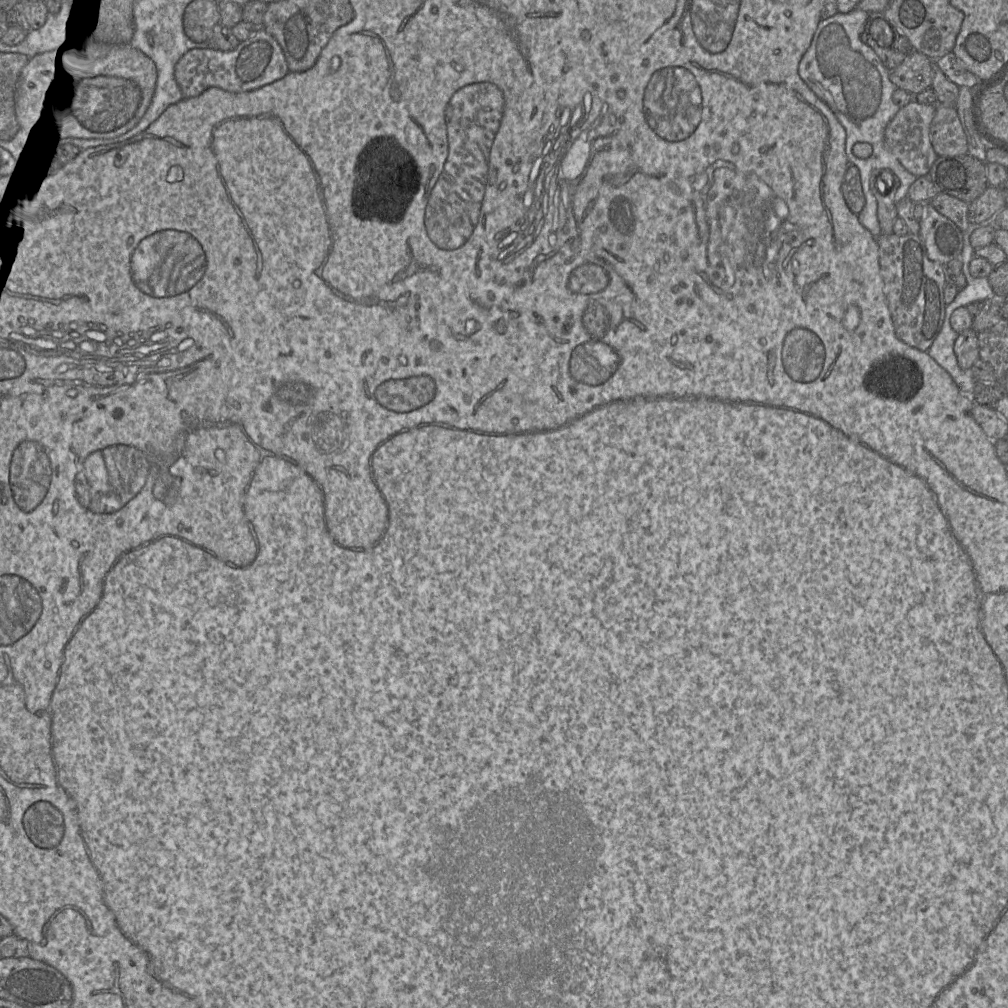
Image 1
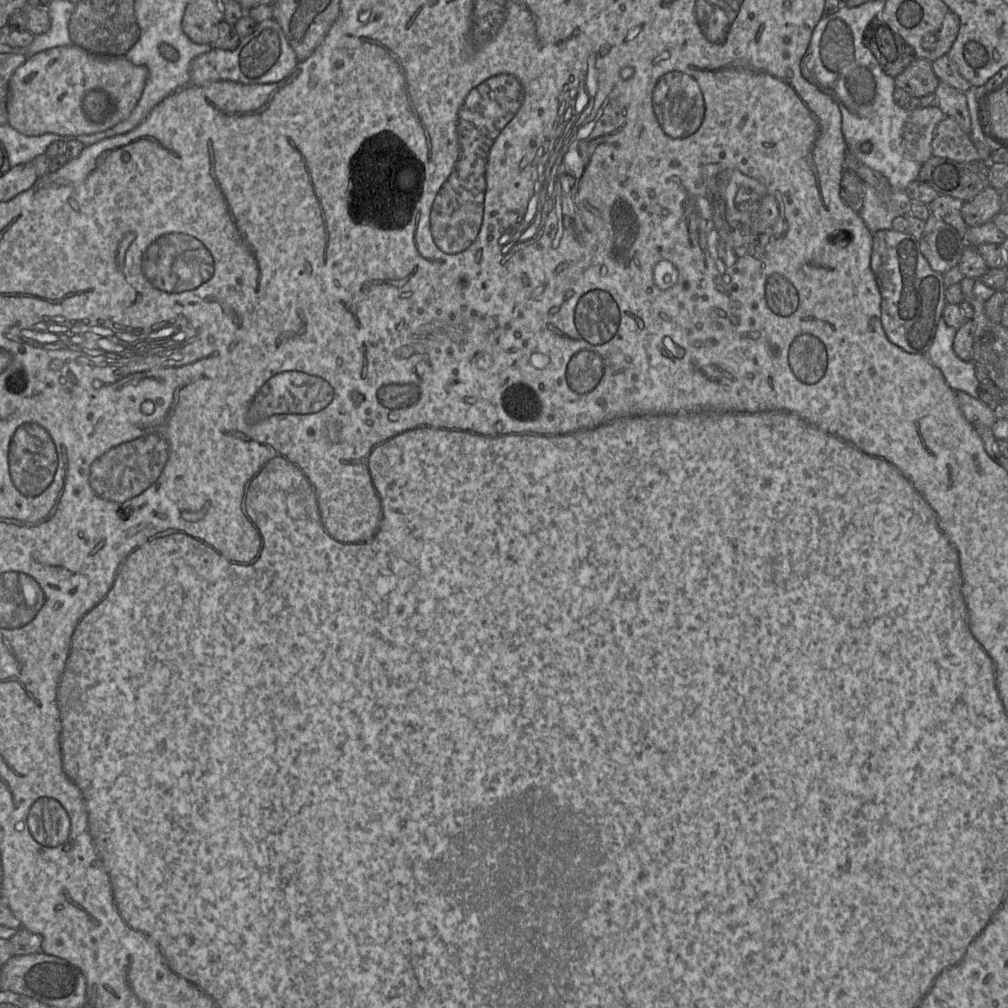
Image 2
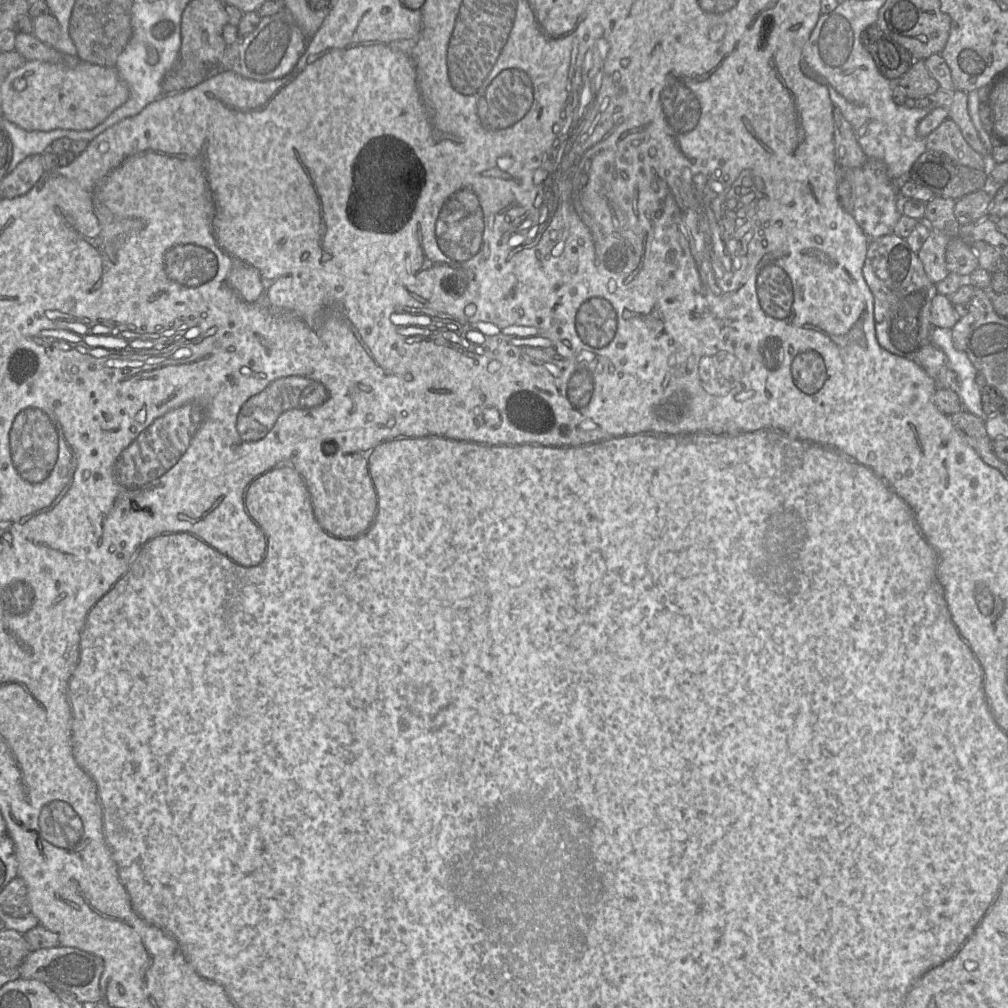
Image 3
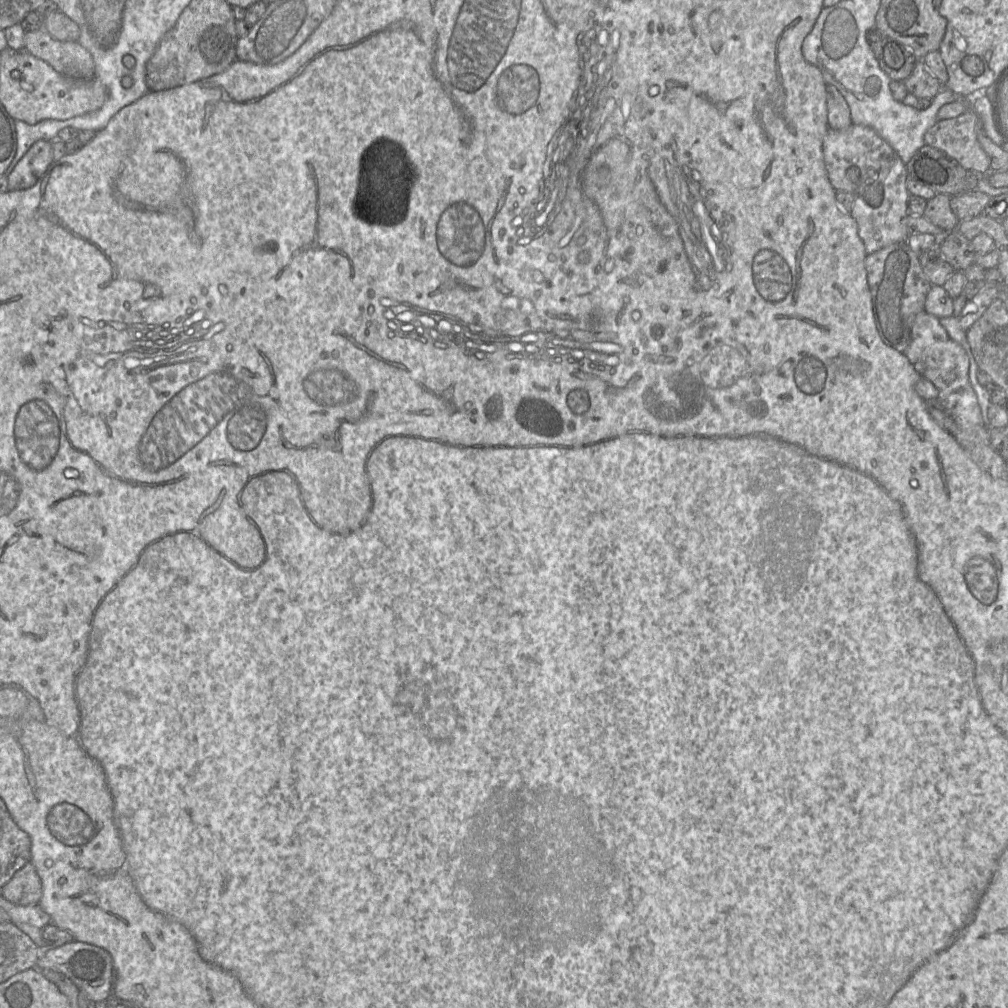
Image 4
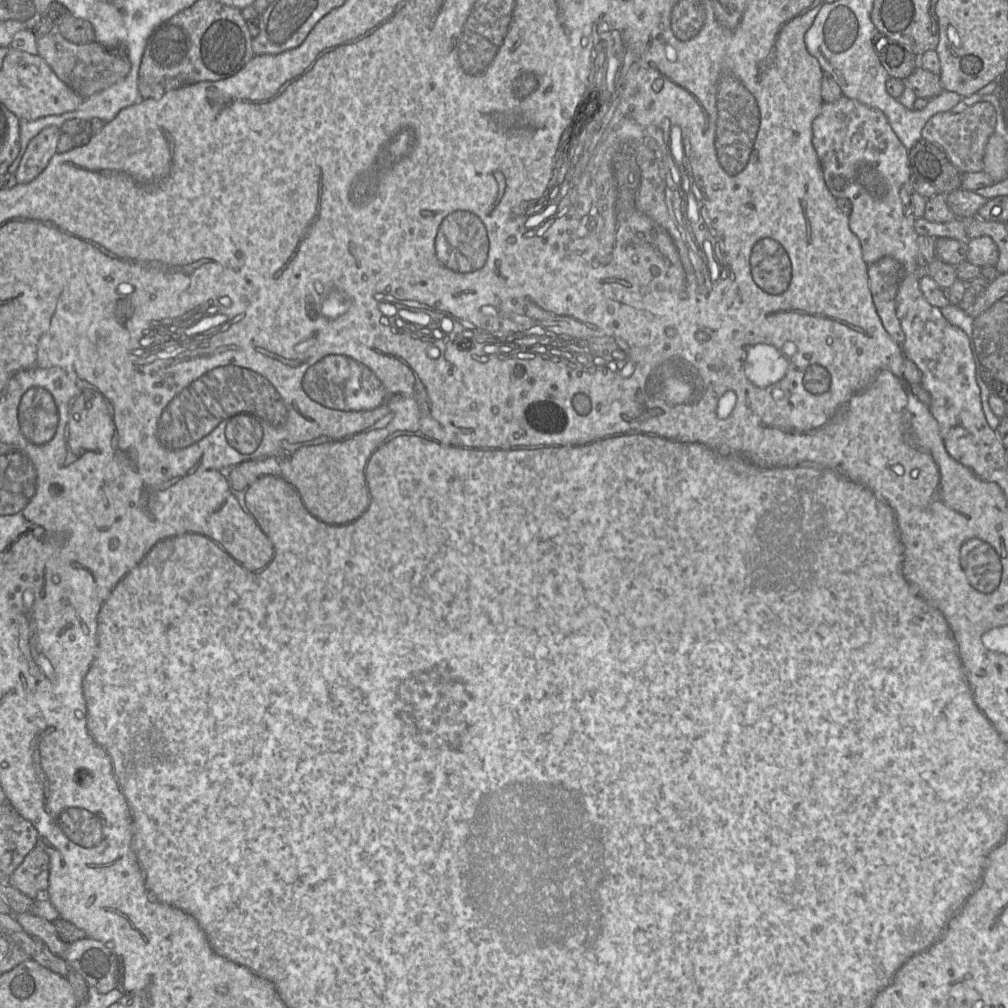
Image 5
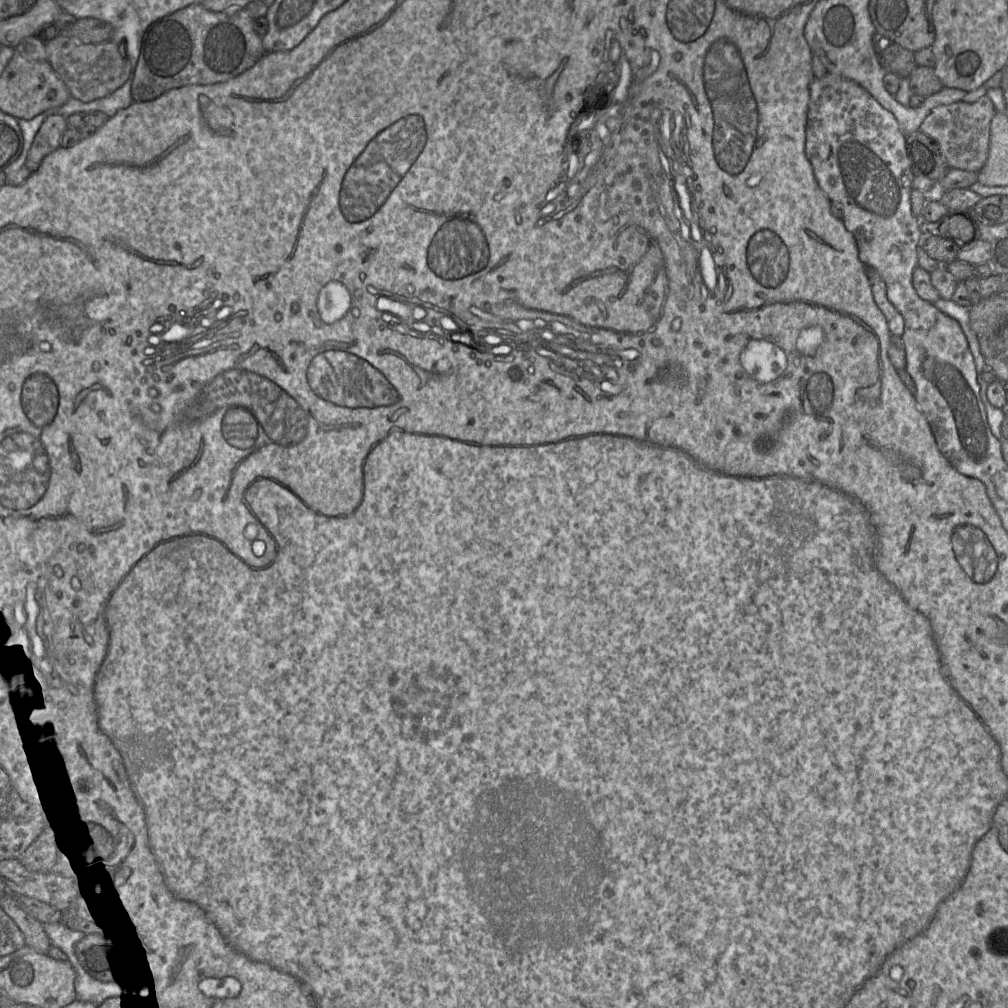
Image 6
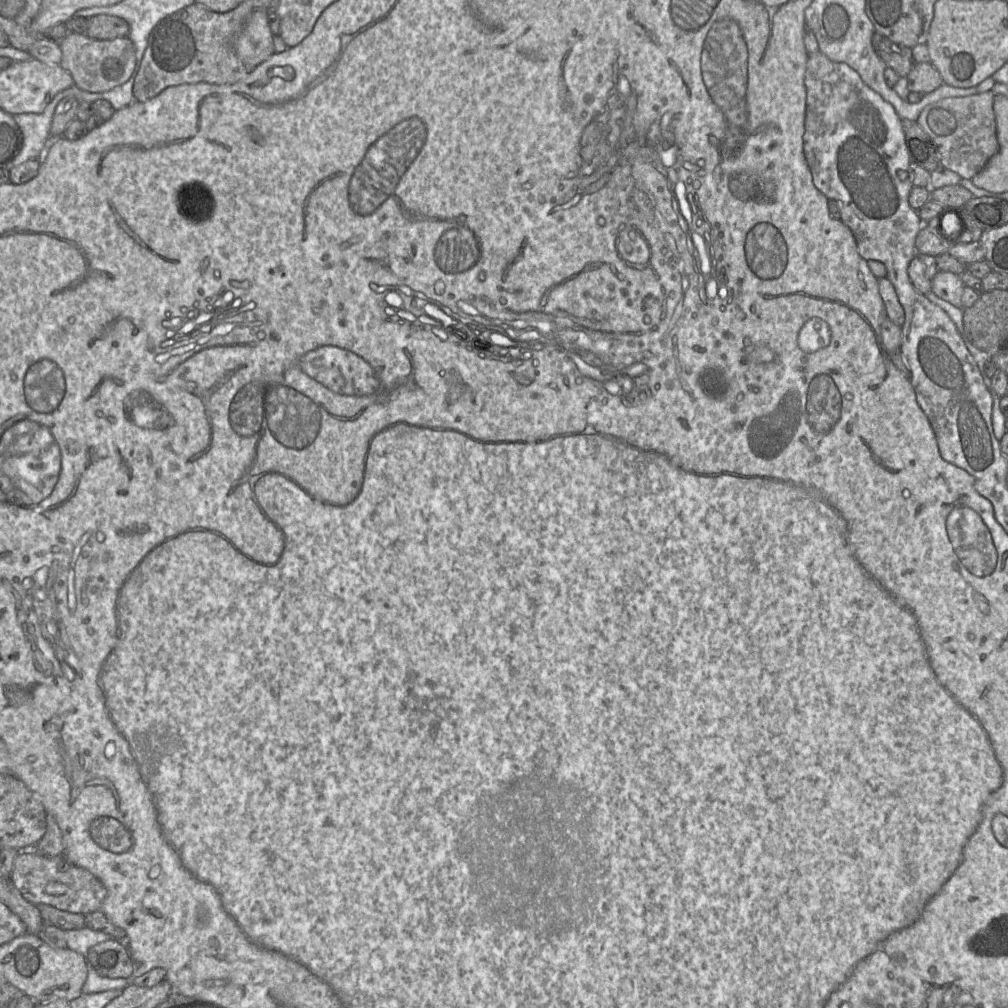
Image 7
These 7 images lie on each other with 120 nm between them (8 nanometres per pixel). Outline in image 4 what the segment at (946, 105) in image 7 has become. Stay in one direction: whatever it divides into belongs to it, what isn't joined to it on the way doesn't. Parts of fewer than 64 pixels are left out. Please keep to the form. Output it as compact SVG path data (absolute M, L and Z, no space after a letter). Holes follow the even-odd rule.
M968 108L957 117L937 120L925 132L924 142L944 151L965 169L986 175L990 172L990 157L978 140L981 128L980 117Z

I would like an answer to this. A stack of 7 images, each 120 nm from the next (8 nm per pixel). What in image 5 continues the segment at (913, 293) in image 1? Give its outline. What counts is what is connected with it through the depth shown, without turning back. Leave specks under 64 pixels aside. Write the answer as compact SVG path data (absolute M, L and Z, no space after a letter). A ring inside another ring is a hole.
M889 256L868 264L868 283L876 312L887 333L900 346L905 335L896 316L896 294L905 274L904 266Z

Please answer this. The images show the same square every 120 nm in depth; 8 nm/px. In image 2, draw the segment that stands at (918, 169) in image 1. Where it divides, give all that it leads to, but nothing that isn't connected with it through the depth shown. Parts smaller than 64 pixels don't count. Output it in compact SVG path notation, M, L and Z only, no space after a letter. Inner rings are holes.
M938 106L918 107L910 111L902 129L904 148L919 163L932 154L932 138L936 125L945 117Z

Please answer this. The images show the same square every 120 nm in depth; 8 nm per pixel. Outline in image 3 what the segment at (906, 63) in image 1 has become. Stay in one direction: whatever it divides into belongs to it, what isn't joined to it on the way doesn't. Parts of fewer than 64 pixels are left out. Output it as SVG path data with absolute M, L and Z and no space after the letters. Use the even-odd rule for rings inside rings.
M915 60L908 72L901 76L897 84L904 88L908 98L919 99L934 94L939 83L931 76L925 60Z

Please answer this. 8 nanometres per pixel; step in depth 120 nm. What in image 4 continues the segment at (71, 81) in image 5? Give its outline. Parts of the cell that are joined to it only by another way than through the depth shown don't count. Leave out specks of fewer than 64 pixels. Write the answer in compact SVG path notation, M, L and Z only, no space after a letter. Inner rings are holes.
M41 29L25 32L24 49L48 63L63 76L80 80L95 78L93 57L77 41L59 41Z

